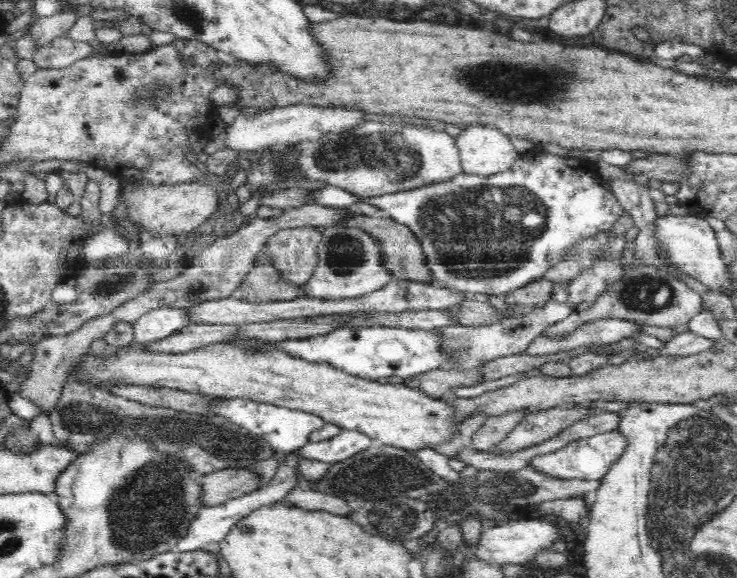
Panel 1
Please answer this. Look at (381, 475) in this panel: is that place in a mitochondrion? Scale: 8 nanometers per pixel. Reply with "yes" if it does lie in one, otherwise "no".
yes

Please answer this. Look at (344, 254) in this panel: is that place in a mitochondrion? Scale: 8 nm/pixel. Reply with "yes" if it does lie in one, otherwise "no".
yes

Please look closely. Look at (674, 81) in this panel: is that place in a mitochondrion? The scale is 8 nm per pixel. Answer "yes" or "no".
no

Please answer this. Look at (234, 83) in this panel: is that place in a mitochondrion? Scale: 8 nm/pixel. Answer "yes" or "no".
no

